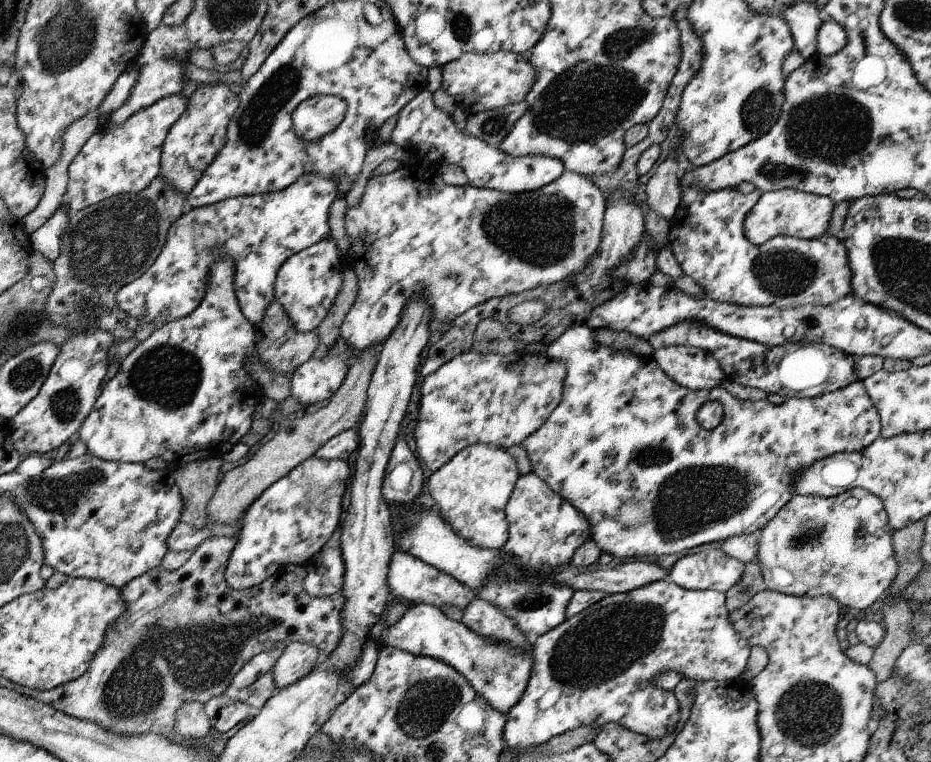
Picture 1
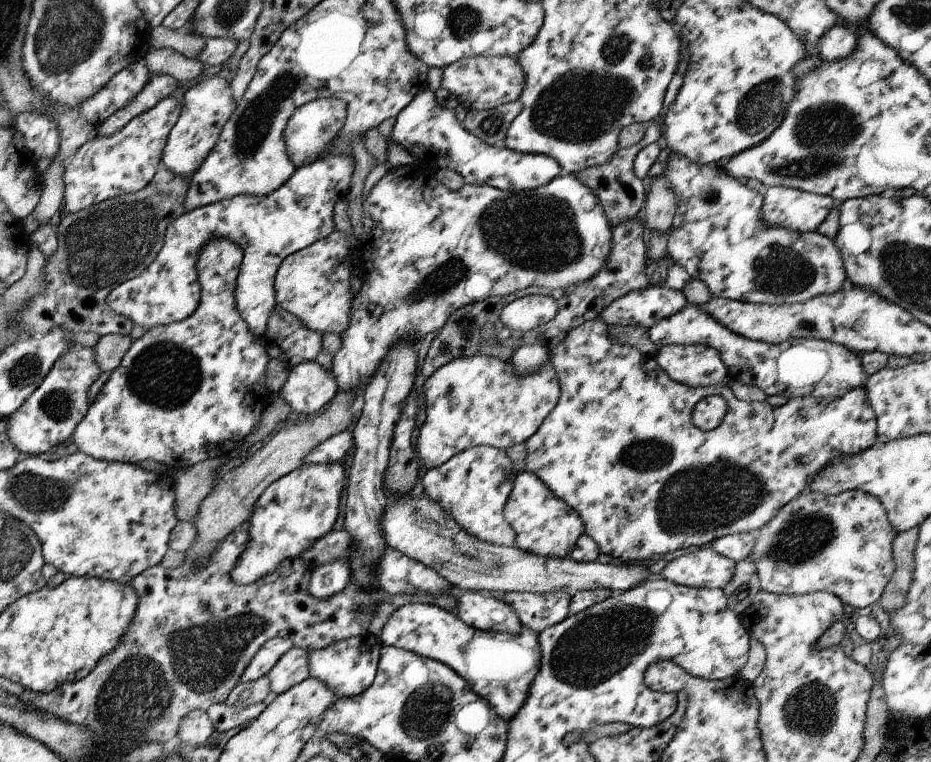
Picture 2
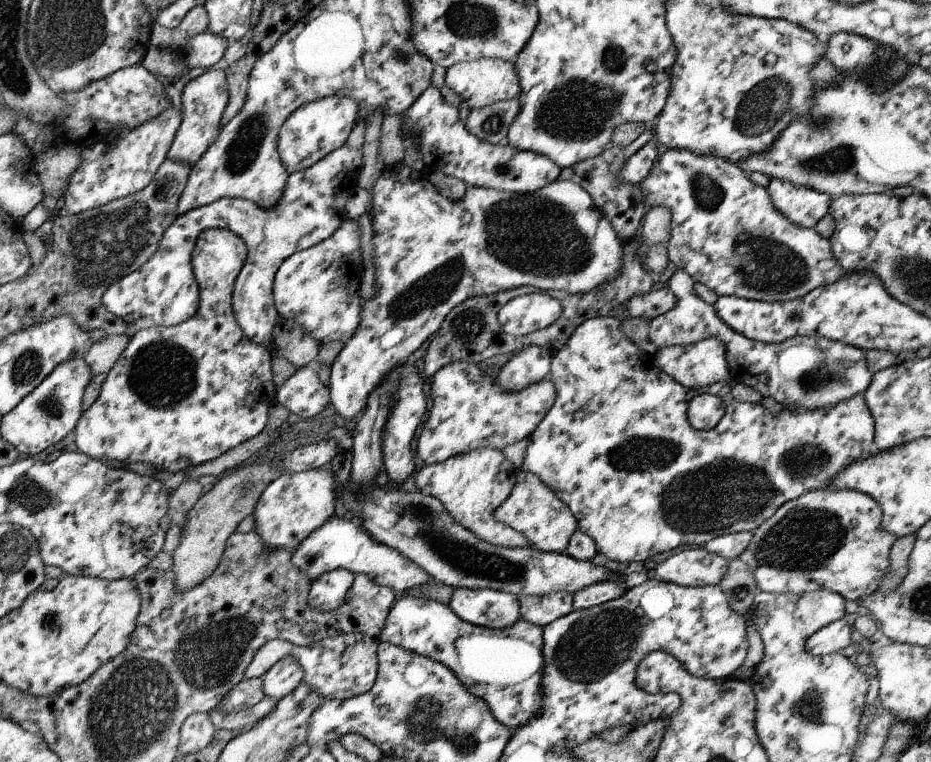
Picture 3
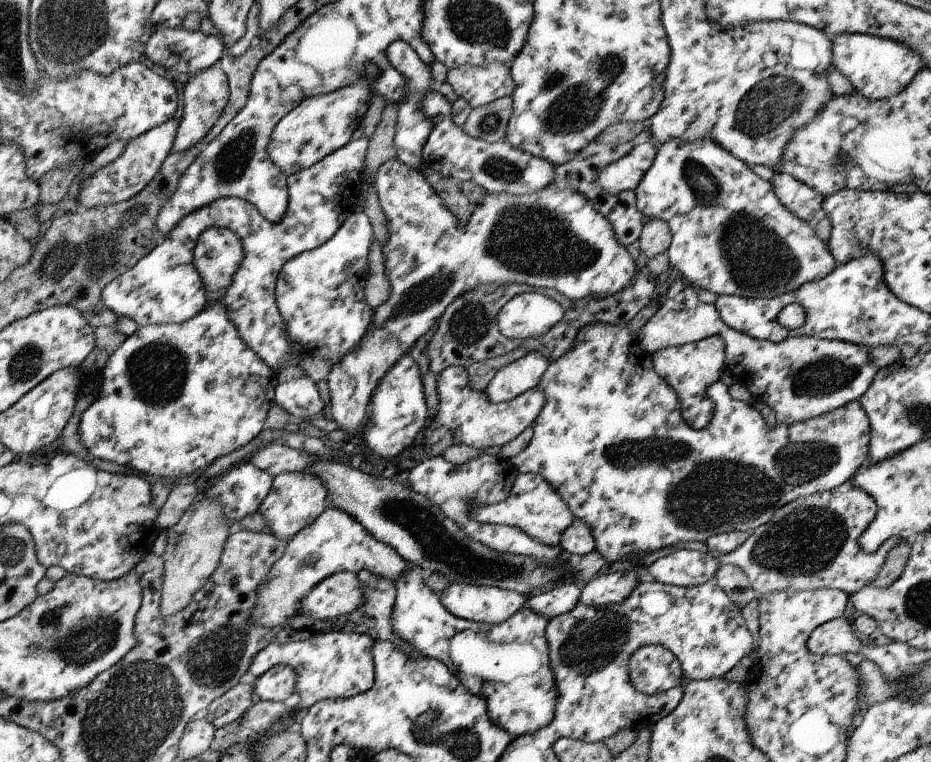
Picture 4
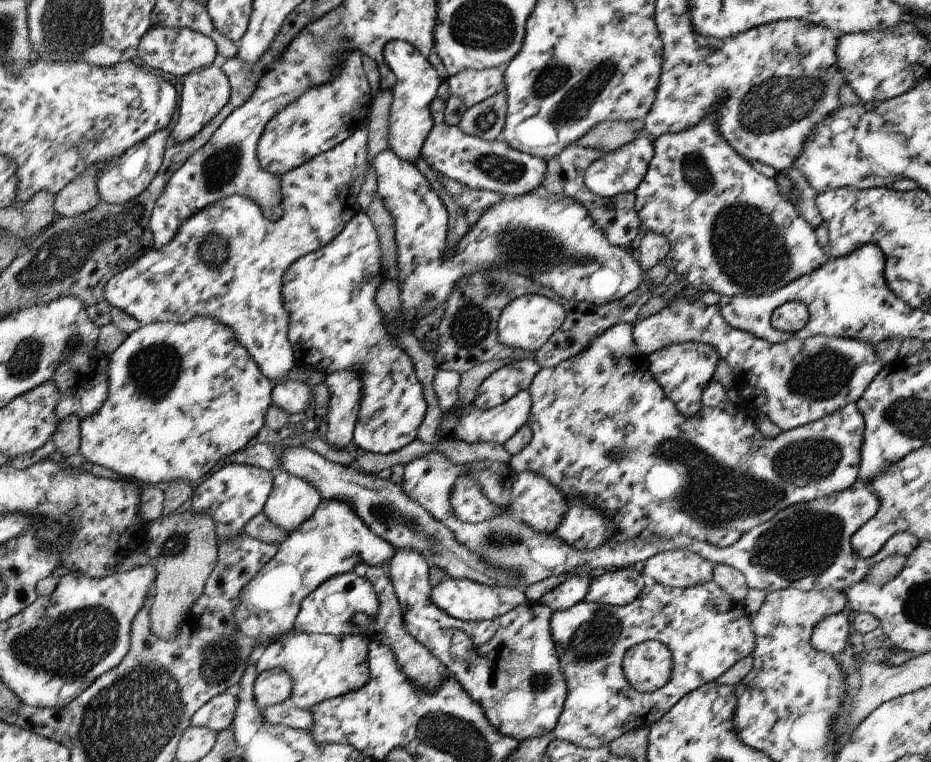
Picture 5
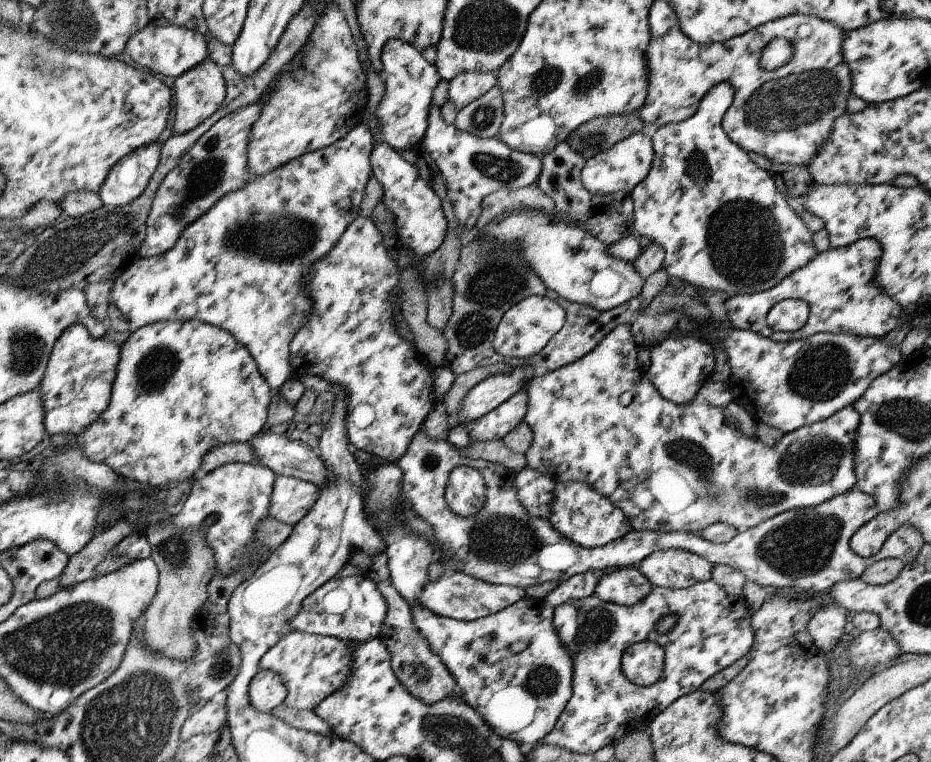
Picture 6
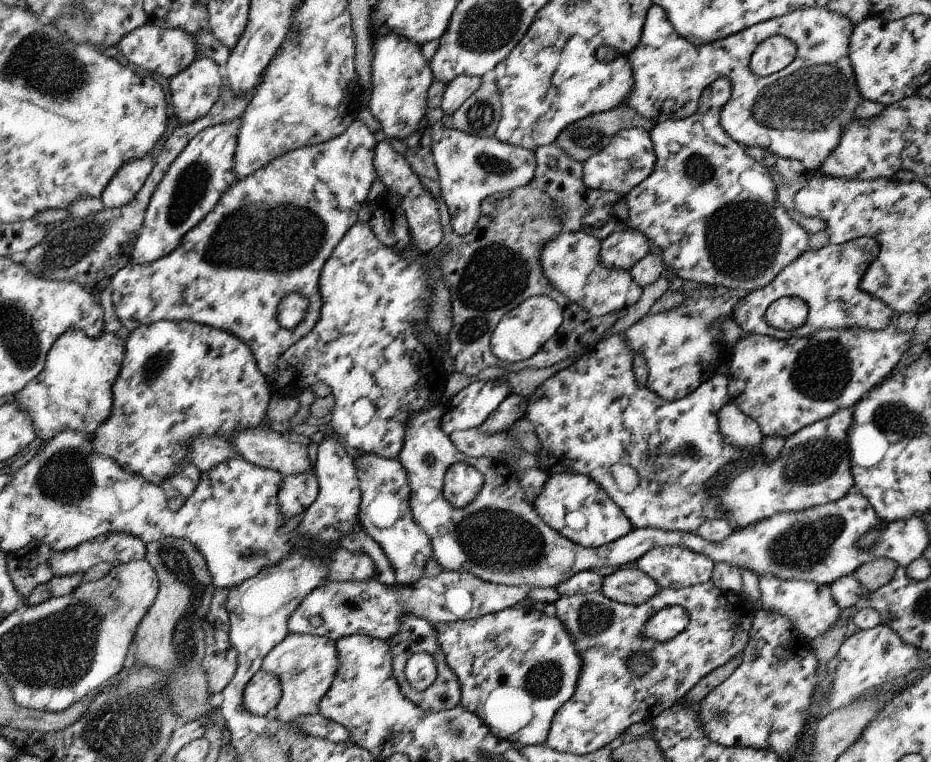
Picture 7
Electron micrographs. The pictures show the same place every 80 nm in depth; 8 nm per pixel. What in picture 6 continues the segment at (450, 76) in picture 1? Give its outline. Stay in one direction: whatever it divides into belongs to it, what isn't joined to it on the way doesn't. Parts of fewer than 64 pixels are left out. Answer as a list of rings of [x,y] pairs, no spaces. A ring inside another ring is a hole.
[[[465,72],[455,76],[449,82],[449,100],[456,108],[467,107],[468,104],[487,94],[498,84],[497,72]]]

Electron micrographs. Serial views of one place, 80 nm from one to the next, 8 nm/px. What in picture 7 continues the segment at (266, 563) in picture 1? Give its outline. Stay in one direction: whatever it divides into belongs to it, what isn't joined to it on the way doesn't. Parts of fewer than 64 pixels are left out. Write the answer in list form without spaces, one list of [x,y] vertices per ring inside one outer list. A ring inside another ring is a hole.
[[[310,473],[286,475],[280,486],[278,504],[282,505],[285,522],[306,512],[318,498],[318,477]]]

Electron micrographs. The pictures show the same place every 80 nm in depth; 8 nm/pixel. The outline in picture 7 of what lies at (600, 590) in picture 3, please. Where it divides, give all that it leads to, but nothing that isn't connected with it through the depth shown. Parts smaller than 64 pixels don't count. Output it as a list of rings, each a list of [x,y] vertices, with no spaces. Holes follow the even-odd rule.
[[[621,567],[603,578],[601,592],[610,600],[627,605],[646,603],[660,586],[648,573],[640,568]]]

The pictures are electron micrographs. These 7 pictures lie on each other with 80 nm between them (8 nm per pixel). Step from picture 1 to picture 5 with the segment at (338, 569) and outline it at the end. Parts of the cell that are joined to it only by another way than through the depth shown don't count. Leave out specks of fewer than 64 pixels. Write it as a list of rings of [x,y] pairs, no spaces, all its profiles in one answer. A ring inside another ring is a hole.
[[[353,571],[334,576],[321,587],[316,588],[302,603],[302,610],[295,621],[294,628],[298,633],[306,634],[334,634],[368,636],[368,632],[356,626],[352,620],[362,613],[366,616],[378,616],[381,610],[381,601],[370,581]]]

